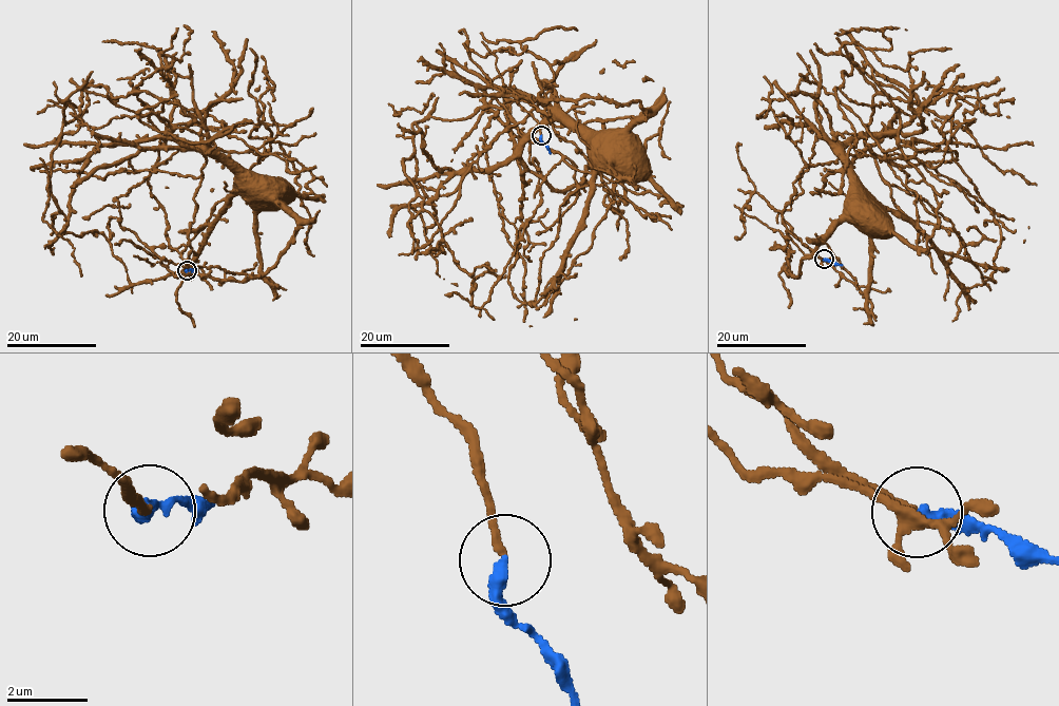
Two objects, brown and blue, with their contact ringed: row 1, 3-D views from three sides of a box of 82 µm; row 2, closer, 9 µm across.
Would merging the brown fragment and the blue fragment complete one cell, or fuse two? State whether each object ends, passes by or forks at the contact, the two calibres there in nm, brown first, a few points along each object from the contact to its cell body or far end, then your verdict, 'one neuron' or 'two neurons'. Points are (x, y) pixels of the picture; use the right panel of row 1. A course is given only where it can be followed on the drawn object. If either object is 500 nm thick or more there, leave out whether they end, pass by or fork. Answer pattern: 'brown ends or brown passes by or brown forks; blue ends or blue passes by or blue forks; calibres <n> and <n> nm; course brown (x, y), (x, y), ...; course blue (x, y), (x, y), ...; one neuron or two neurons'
brown ends; blue ends; calibres 180 and 300 nm; course brown (824, 259), (790, 230), (783, 233), (787, 277), (794, 277), (801, 261), (843, 221), (872, 222); course blue (824, 259), (842, 264); one neuron

